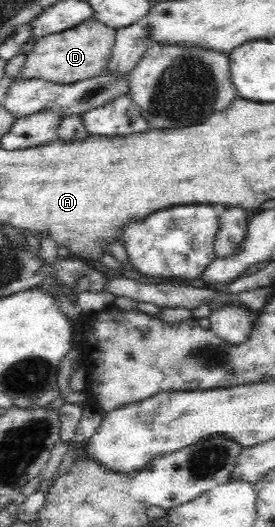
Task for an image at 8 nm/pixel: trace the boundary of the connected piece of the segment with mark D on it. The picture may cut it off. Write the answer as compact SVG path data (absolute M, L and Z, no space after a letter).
M89 18L71 29L42 37L36 40L33 49L26 55L19 76L25 79L44 79L57 85L97 77L107 71L115 36L116 30L95 18Z

